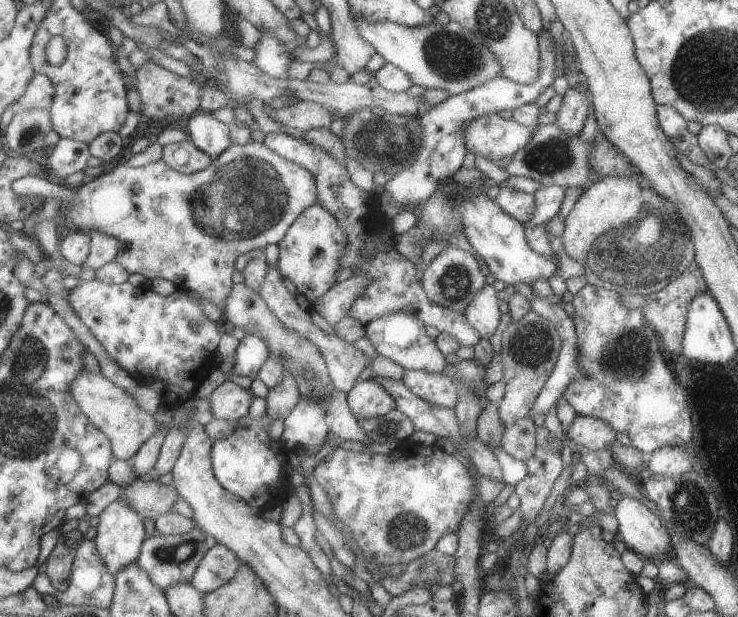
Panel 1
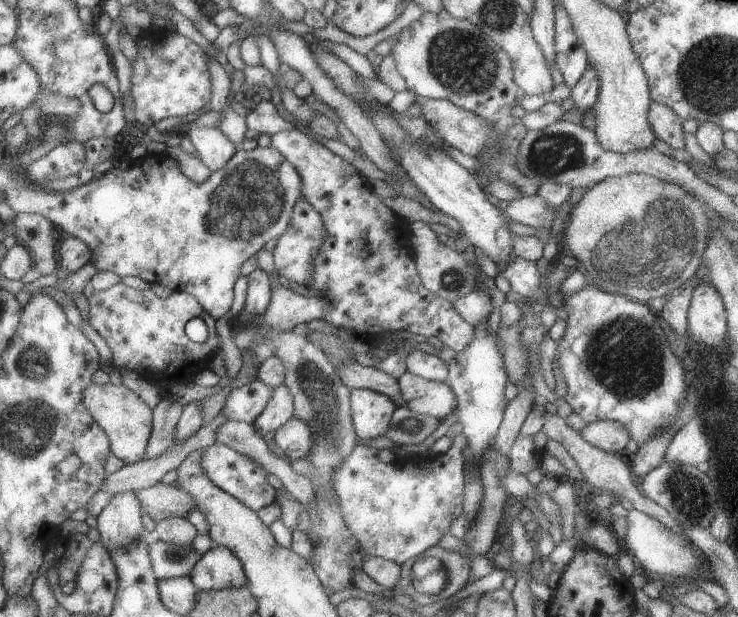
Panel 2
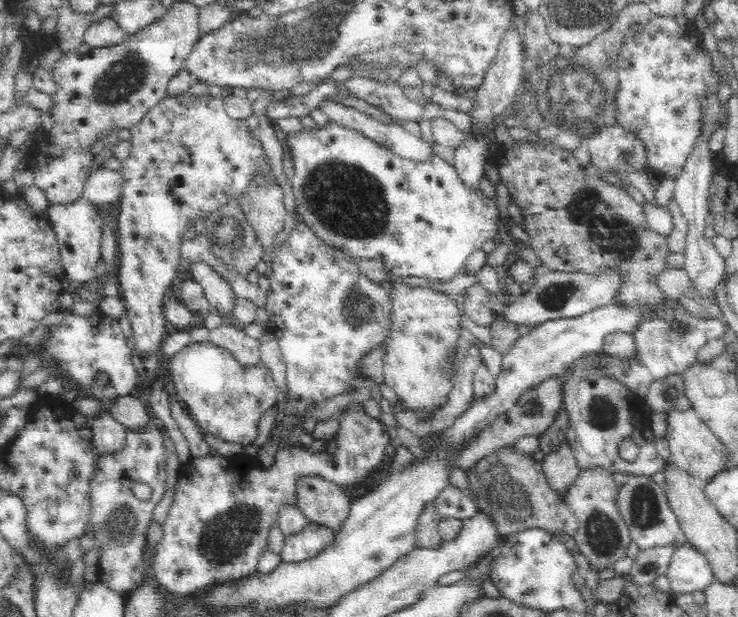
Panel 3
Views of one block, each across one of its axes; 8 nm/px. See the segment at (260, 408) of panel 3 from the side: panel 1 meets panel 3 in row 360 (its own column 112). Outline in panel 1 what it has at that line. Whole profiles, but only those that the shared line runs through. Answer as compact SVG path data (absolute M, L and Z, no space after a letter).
M252 141L244 146L233 144L231 148L225 150L219 158L212 159L213 163L209 168L201 170L200 172L193 172L193 174L183 174L175 169L171 169L166 165L163 158L160 161L139 168L133 168L124 164L114 165L112 171L91 179L86 184L76 188L77 196L75 196L73 202L70 204L58 202L56 203L55 209L61 205L62 215L65 216L70 226L76 230L85 230L87 233L93 232L93 230L99 230L99 232L103 232L103 234L107 234L107 236L117 238L124 247L123 250L119 250L115 261L119 262L129 274L137 273L143 275L147 281L152 281L154 278L166 279L167 281L171 281L178 291L193 290L193 292L201 294L211 303L217 305L217 307L224 312L227 298L229 298L231 290L234 288L233 272L235 272L235 260L237 260L241 254L253 251L254 249L265 249L267 246L269 247L269 245L280 244L283 238L287 236L287 232L290 232L295 220L298 220L303 212L306 212L311 206L319 202L319 192L317 180L315 180L311 169L280 156L264 143L259 144L259 142Z

